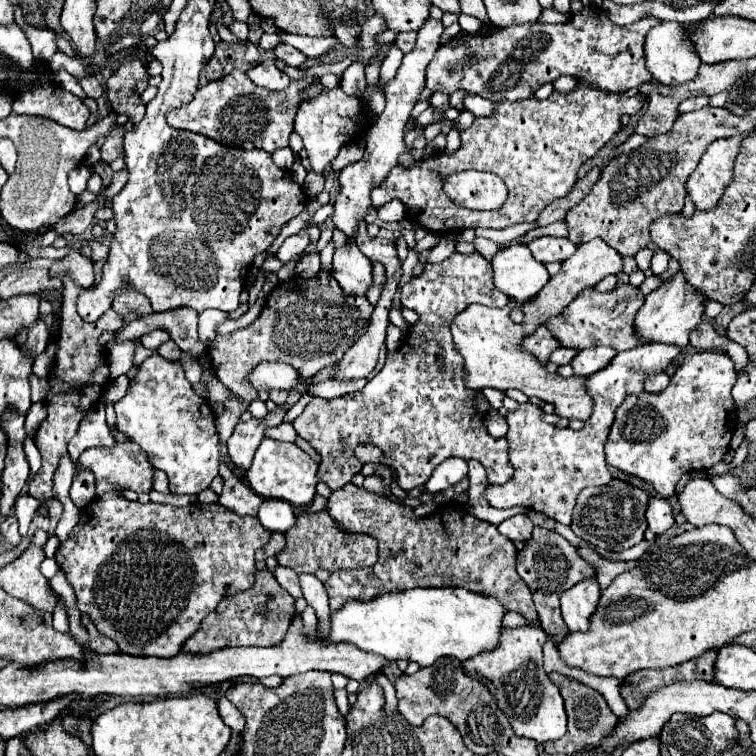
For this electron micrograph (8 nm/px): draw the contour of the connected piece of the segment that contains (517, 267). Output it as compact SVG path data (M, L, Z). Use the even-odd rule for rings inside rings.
M513 244L499 250L493 256L491 266L495 286L515 300L535 296L549 280L545 266L531 256L525 244Z

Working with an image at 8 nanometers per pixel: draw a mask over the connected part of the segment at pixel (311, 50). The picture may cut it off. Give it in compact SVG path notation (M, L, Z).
M283 31L279 32L281 41L289 44L308 57L317 58L327 52L327 47L332 47L338 40L331 37L308 37L296 34L290 34Z

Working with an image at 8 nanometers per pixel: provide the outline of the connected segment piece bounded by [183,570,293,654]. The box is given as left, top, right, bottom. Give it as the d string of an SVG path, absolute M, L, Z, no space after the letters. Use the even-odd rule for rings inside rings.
M269 570L255 574L255 584L249 592L239 592L237 596L227 596L199 626L199 630L183 644L183 652L205 654L225 646L273 646L283 640L289 620L293 618L293 606L289 602L287 590L279 586Z

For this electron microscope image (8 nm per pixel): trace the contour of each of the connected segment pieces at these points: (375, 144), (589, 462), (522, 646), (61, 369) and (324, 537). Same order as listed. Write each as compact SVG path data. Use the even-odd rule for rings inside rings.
M429 18L417 32L417 44L415 48L405 54L403 58L403 64L399 66L397 70L397 76L385 86L385 94L387 94L387 108L385 112L371 124L371 128L367 130L367 138L365 138L365 156L343 168L341 174L339 174L339 184L341 184L341 190L335 198L335 212L333 212L333 224L343 230L349 238L357 234L357 218L363 218L369 208L371 208L371 200L369 200L369 194L375 186L381 184L381 180L397 166L397 156L401 152L415 152L417 158L421 158L421 154L415 150L415 148L407 148L405 142L403 142L403 128L405 124L409 122L411 118L411 110L417 102L417 96L419 92L423 90L425 86L425 68L427 64L431 62L435 50L439 48L439 40L445 32L445 26L441 20L435 20L435 18Z
M667 344L637 346L633 350L619 352L601 372L587 376L585 388L593 398L593 414L589 416L589 420L583 422L583 428L577 432L571 428L557 428L555 424L547 424L543 420L545 410L539 404L519 404L515 412L509 412L505 416L509 424L505 440L509 442L509 462L515 474L509 482L501 486L489 484L485 488L485 500L493 508L525 506L561 524L571 524L571 514L579 492L587 486L605 486L613 480L605 464L603 444L609 434L615 408L623 402L627 394L641 392L645 376L651 372L663 372L677 354L679 348Z
M503 628L501 640L497 648L493 648L493 652L479 652L469 662L463 662L465 670L473 670L493 680L493 684L497 686L497 704L509 718L515 734L523 738L533 738L539 744L547 740L557 740L567 732L567 716L563 710L561 694L543 670L541 648L545 644L545 636L547 634L541 628Z
M67 276L63 278L63 284L65 284L65 298L63 298L63 310L61 310L61 314L63 314L61 332L59 332L57 354L55 354L57 360L55 360L55 366L53 366L53 370L49 374L51 390L49 390L49 394L45 398L47 418L41 422L41 426L39 426L39 430L35 434L35 444L37 444L39 452L41 452L43 466L27 482L29 494L33 498L37 498L39 502L45 502L45 500L53 498L51 478L53 478L53 472L55 472L55 468L59 464L59 458L67 452L67 444L75 436L81 418L97 402L97 394L103 390L105 382L109 380L107 350L97 344L97 338L105 330L119 330L119 328L125 326L125 320L121 316L117 316L112 307L97 322L93 322L93 324L83 322L81 316L75 310L75 300L77 300L77 296L79 296L79 292L83 288L73 284L73 280L67 278Z
M327 510L305 512L297 516L297 524L285 532L287 544L277 554L279 566L291 568L297 574L315 572L317 568L327 568L331 572L339 568L363 568L377 562L377 540L369 534L347 534L339 530Z

